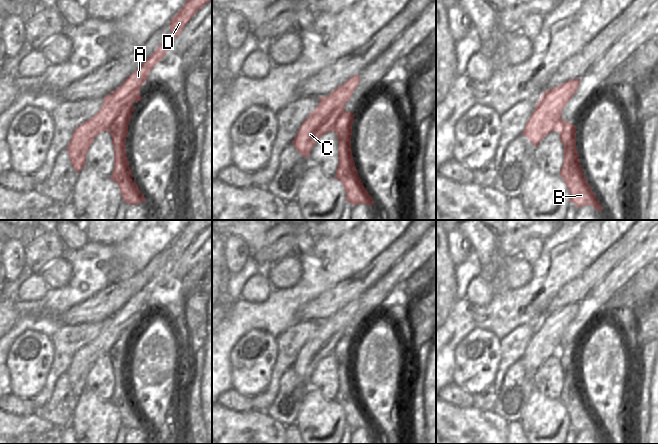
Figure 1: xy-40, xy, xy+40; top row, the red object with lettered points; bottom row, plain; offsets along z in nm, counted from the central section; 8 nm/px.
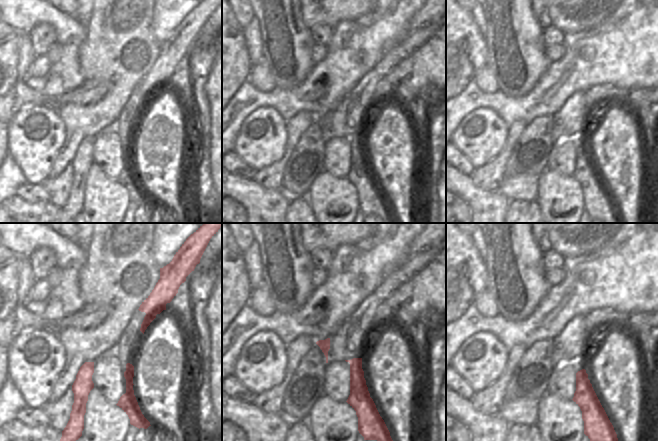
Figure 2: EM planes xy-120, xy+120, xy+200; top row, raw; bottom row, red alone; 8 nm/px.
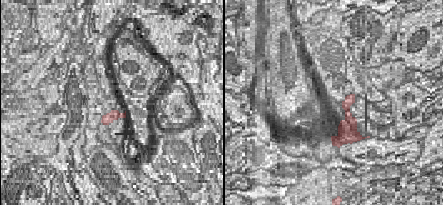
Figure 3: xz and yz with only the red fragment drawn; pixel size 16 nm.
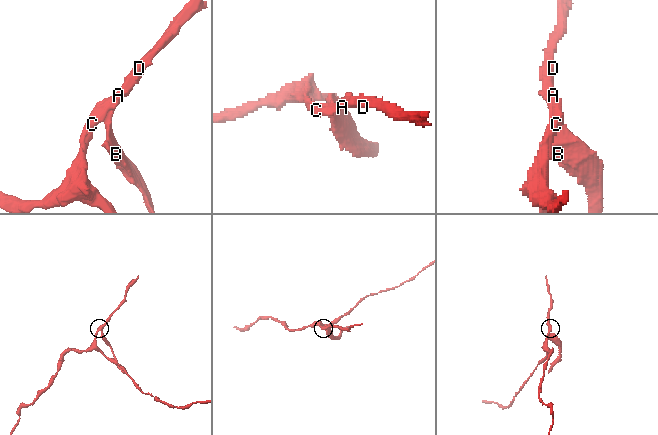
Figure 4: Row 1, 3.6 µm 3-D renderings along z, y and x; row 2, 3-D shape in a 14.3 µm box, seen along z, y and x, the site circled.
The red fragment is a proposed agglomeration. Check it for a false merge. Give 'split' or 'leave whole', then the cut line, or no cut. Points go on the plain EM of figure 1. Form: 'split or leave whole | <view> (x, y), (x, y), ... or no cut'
split | xy-40 (133, 332), (125, 331), (109, 354)

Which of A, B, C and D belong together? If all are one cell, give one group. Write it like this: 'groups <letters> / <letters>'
groups A C D / B

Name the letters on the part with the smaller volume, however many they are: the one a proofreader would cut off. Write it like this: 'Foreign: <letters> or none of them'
Foreign: B

